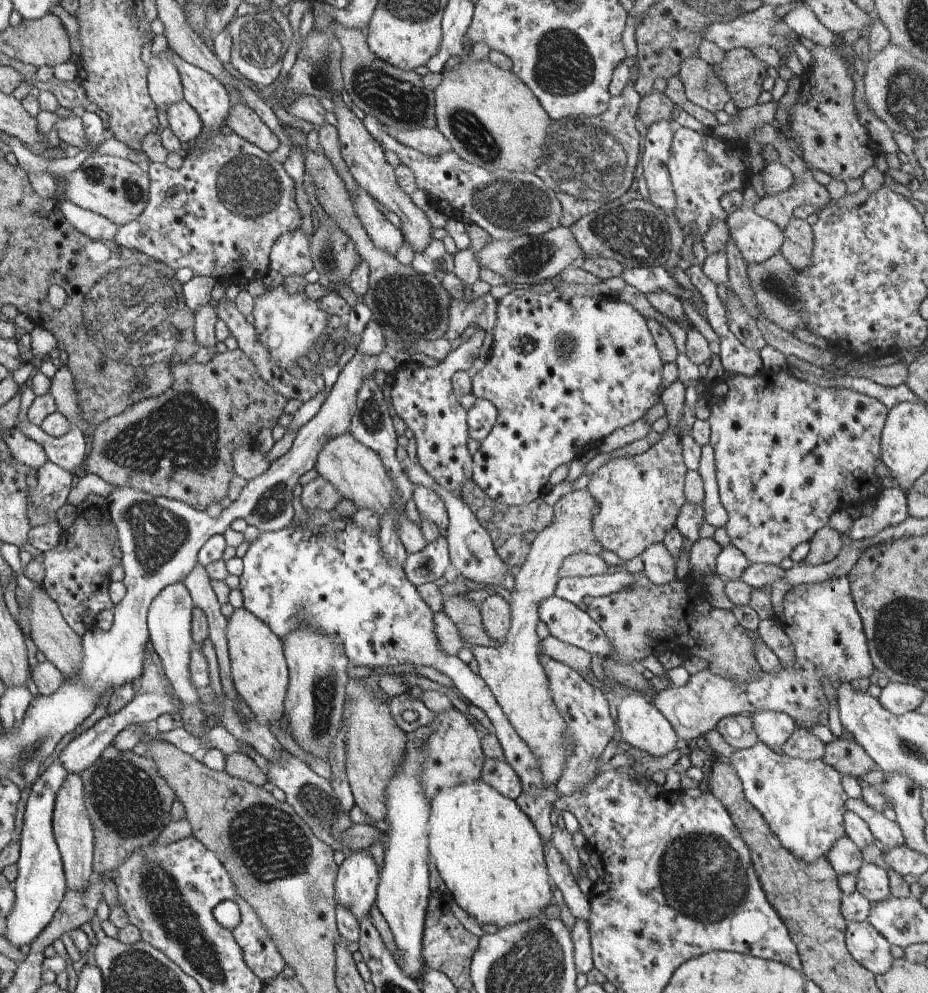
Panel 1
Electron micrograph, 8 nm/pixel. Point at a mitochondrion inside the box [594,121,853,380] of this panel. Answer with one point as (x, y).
(772, 282)

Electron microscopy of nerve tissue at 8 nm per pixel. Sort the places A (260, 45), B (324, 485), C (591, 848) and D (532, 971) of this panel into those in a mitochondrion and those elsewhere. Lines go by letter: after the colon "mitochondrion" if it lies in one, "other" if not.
A: mitochondrion
B: other
C: other
D: mitochondrion

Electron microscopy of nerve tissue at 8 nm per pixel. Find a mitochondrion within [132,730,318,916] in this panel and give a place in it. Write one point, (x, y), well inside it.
(274, 848)

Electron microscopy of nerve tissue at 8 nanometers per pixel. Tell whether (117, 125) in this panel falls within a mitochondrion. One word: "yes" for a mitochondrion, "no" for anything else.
no

